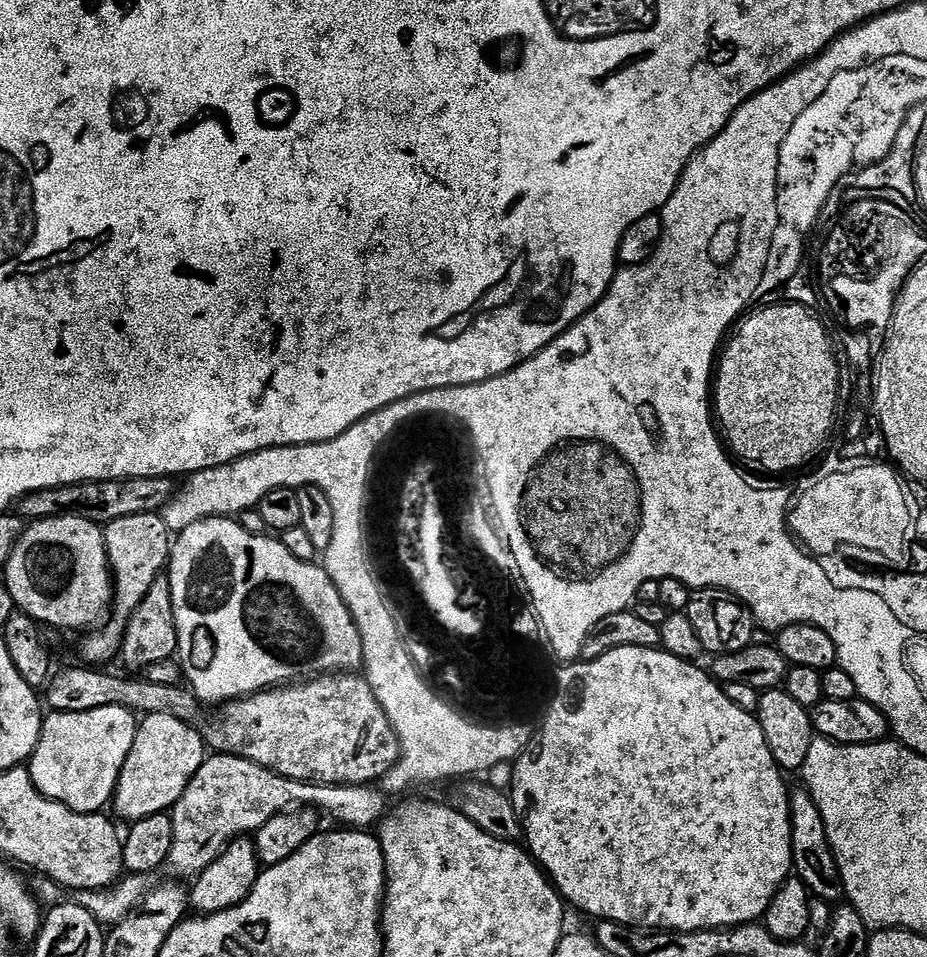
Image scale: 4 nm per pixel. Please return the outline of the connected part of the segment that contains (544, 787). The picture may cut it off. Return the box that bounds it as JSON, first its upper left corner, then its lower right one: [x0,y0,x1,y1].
[510,646,793,932]

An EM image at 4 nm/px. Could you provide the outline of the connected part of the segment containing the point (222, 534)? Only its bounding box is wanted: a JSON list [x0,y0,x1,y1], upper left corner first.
[166,516,364,706]

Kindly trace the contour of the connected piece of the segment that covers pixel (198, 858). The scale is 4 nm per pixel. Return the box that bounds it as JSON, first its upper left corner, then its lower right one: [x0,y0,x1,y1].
[167,754,386,878]

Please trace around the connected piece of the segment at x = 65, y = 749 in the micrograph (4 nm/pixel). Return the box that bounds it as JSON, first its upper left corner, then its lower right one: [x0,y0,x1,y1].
[30,705,137,813]

